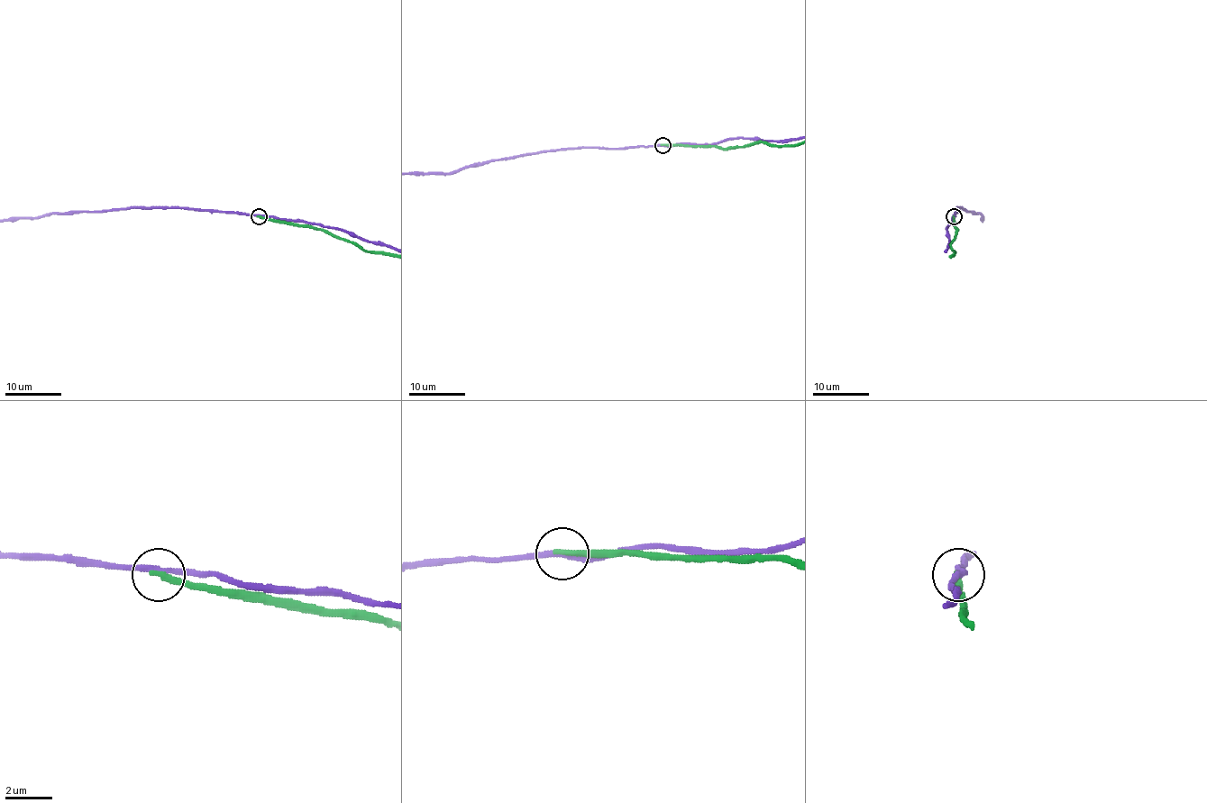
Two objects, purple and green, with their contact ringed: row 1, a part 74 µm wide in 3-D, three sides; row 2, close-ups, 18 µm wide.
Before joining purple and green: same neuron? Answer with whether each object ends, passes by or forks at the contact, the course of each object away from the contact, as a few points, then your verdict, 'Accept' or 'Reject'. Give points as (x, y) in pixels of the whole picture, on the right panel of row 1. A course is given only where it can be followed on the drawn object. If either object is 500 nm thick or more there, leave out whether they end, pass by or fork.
At the ring purple passes by. At the ring green ends. Reject

